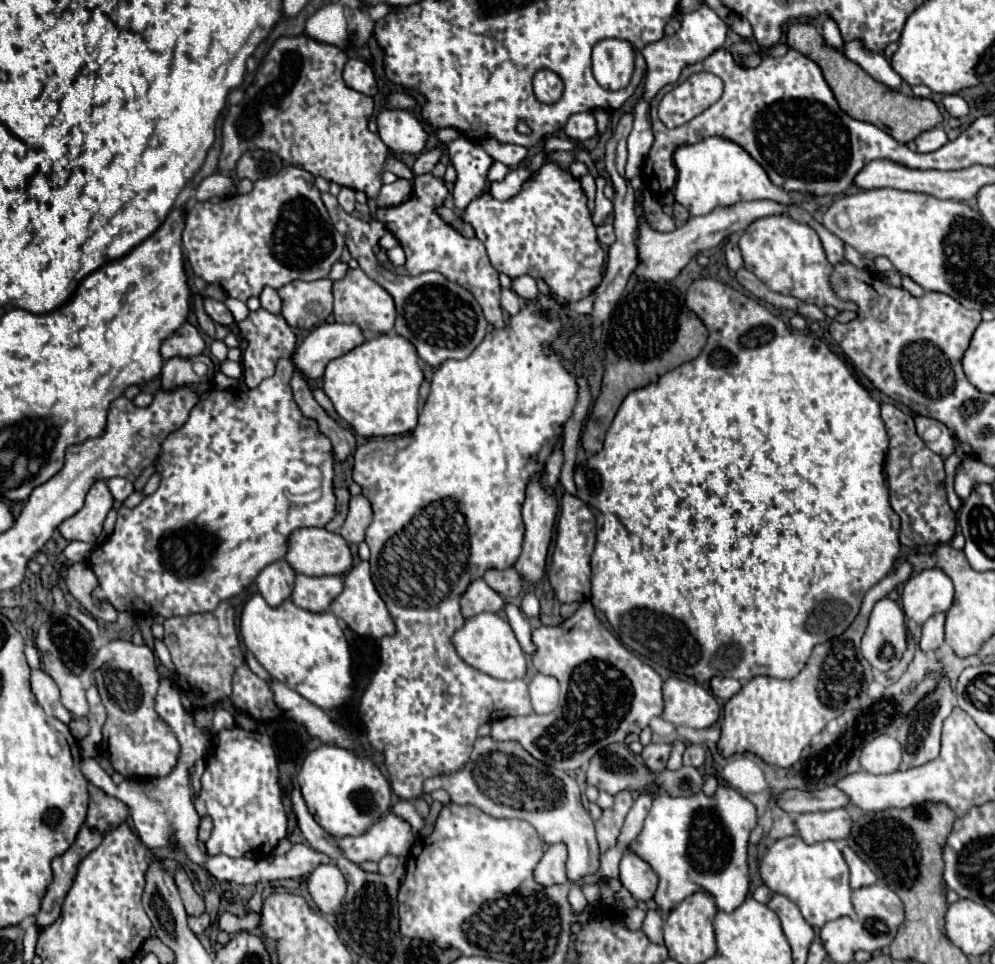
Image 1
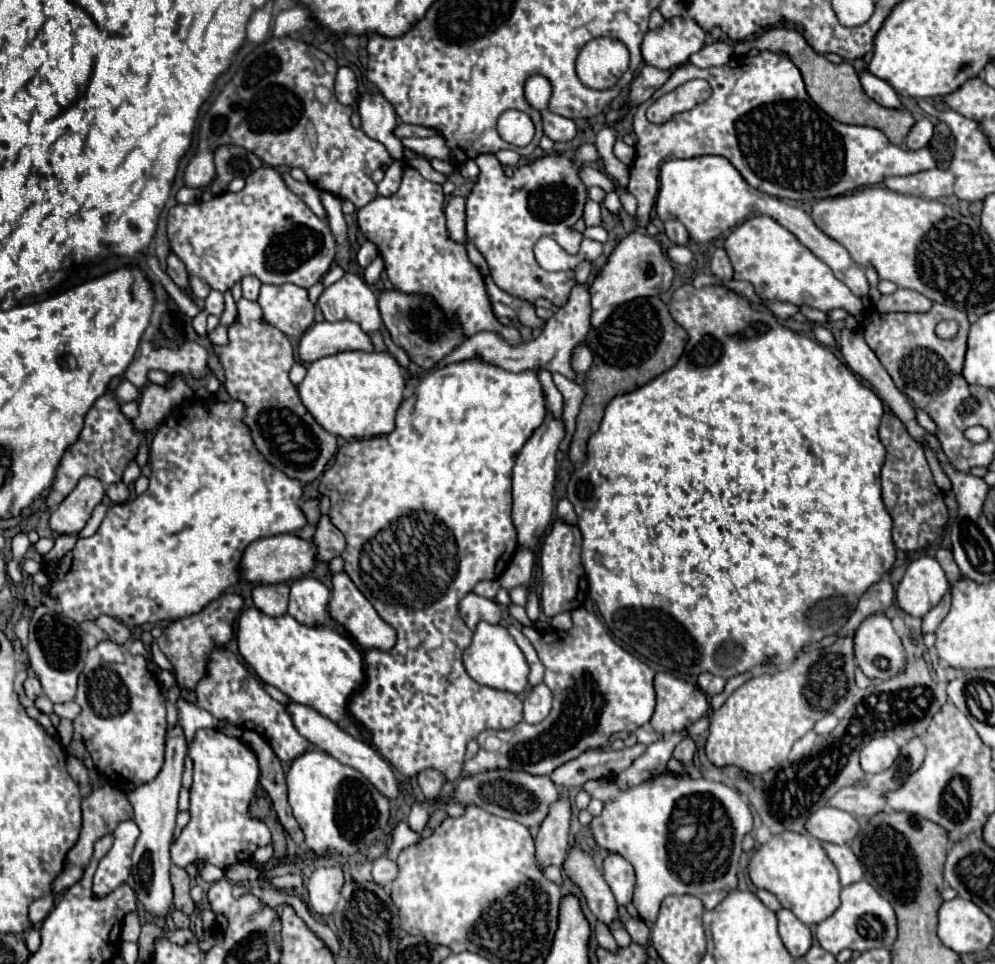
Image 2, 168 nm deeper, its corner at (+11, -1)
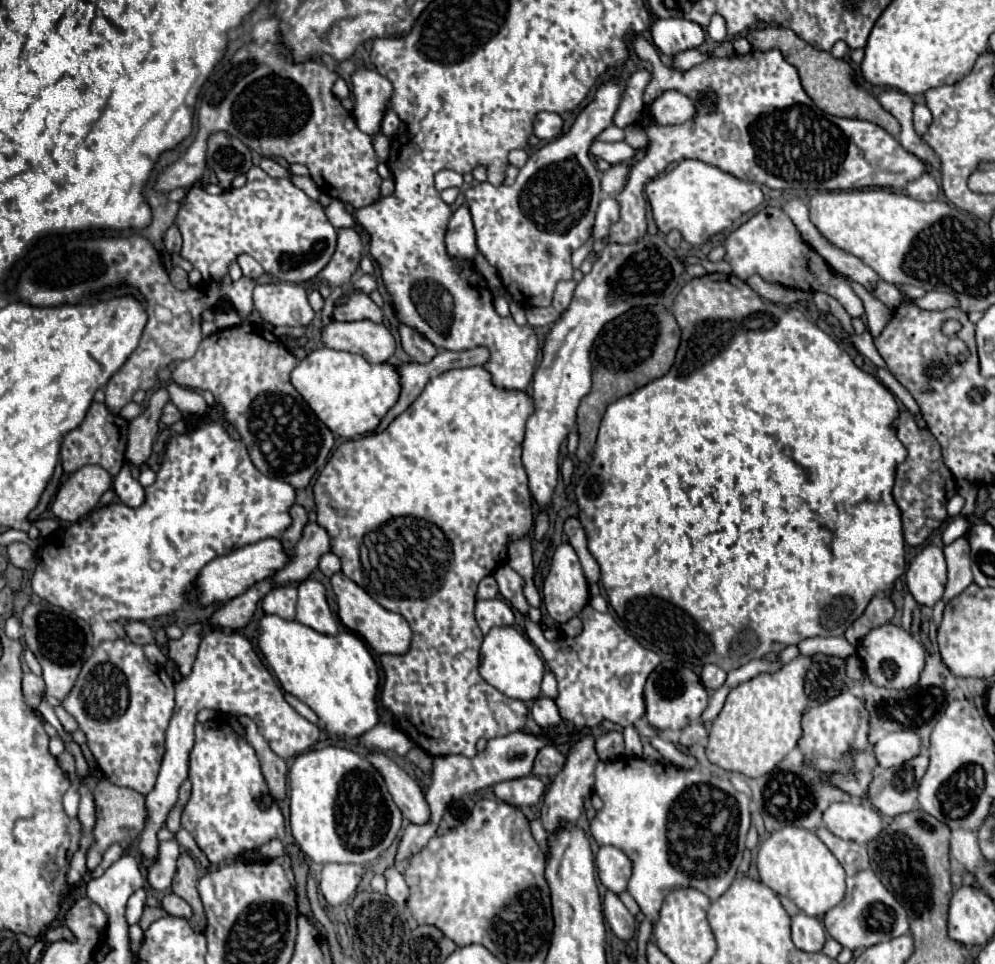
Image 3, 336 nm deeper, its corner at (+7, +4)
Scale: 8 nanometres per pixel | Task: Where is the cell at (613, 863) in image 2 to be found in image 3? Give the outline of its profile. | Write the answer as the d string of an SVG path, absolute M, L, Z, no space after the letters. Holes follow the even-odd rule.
M601 846L595 856L595 864L605 888L609 888L615 894L621 894L627 890L633 864L623 850L615 846Z

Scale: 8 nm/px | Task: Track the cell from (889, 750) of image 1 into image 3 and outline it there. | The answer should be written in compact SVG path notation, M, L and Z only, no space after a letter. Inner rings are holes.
M889 732L881 736L873 750L881 768L895 768L919 754L921 740L915 732Z

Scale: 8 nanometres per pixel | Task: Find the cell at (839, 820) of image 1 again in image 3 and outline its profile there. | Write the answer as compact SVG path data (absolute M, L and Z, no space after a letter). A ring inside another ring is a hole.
M835 802L825 810L823 824L835 836L859 844L867 844L881 832L877 810L861 802Z

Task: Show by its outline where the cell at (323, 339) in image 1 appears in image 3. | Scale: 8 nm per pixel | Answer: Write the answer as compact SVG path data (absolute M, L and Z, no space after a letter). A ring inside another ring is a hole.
M331 320L321 330L321 342L333 350L347 350L361 354L367 362L387 362L395 350L395 338L383 324L371 320L337 322Z

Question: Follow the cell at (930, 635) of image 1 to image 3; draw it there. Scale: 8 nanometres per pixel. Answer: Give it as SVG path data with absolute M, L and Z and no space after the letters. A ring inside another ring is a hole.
M965 536L945 546L943 552L947 558L947 566L949 566L949 580L943 592L943 602L947 604L973 582L973 574L969 568L969 542Z

